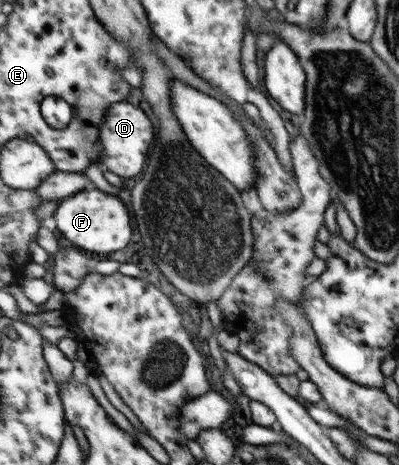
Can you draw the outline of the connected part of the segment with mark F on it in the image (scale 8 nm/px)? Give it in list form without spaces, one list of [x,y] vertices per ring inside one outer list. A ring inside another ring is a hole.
[[[90,187],[71,197],[60,199],[54,213],[56,228],[63,238],[81,251],[117,252],[123,250],[131,240],[131,216],[125,204],[113,196],[107,196],[97,188]]]

